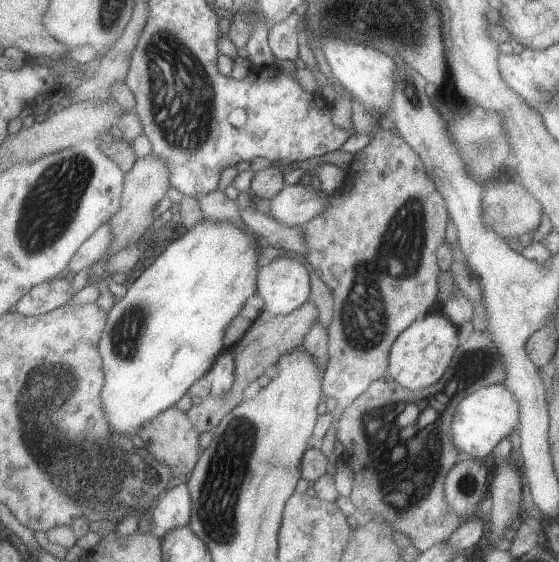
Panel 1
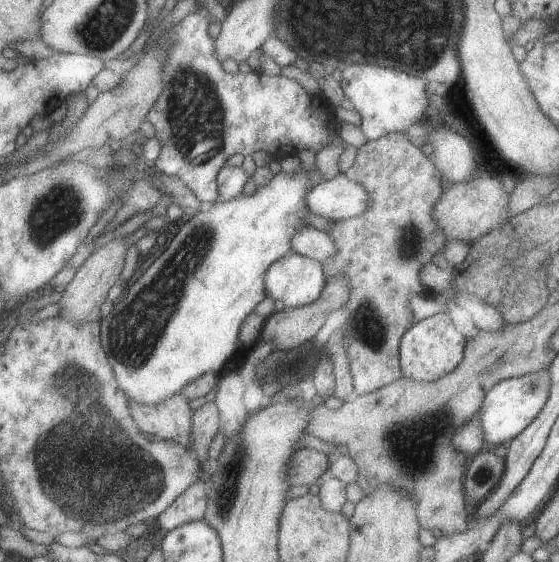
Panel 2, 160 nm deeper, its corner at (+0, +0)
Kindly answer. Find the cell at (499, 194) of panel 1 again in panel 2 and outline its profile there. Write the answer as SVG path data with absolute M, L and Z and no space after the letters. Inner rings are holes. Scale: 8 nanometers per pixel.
M491 176L446 184L441 198L433 209L433 218L448 239L477 242L495 228L507 224L505 214L507 214L509 195L503 190L503 184Z

